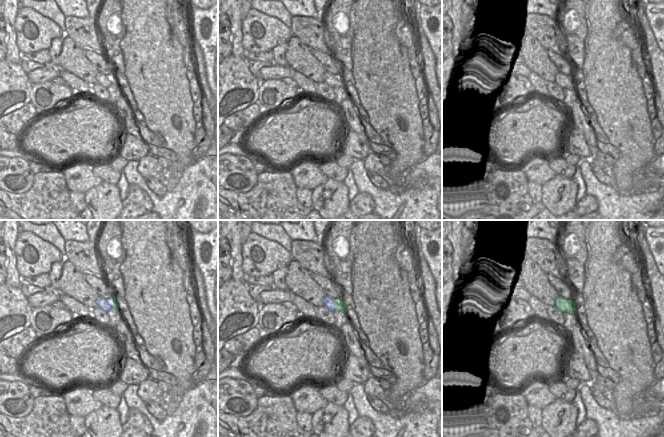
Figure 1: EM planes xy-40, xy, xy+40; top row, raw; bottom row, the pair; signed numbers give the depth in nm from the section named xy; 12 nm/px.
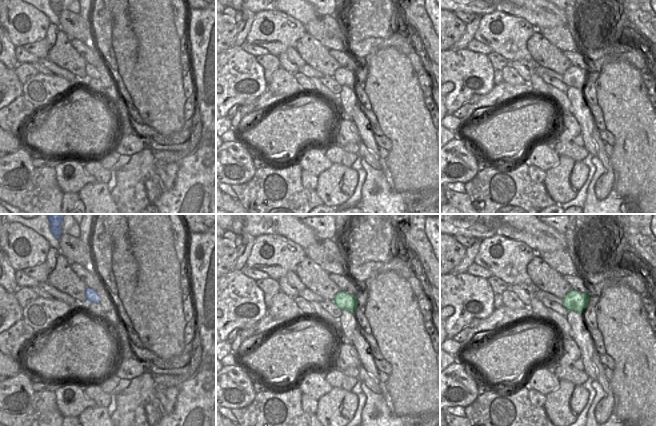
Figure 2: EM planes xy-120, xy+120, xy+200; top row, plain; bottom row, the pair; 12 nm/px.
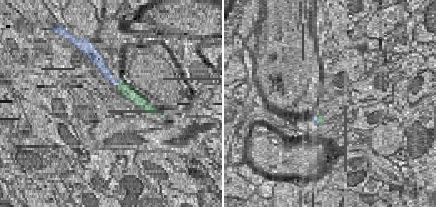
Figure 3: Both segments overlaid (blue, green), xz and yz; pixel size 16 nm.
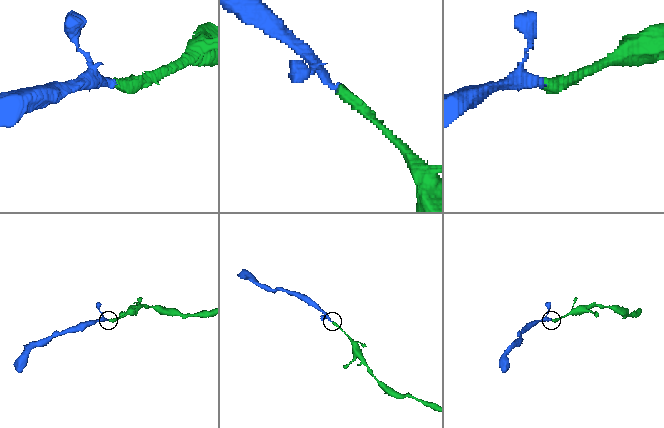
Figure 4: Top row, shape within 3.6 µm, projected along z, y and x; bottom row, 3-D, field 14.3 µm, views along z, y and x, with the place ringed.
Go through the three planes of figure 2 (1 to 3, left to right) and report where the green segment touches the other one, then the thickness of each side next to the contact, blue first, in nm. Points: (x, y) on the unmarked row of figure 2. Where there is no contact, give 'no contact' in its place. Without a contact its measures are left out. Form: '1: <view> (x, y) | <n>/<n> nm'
1: no contact
2: no contact
3: no contact

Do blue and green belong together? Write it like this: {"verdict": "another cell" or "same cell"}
{"verdict": "same cell"}

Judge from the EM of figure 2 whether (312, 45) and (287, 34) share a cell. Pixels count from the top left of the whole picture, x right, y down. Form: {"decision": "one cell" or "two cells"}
{"decision": "two cells"}

